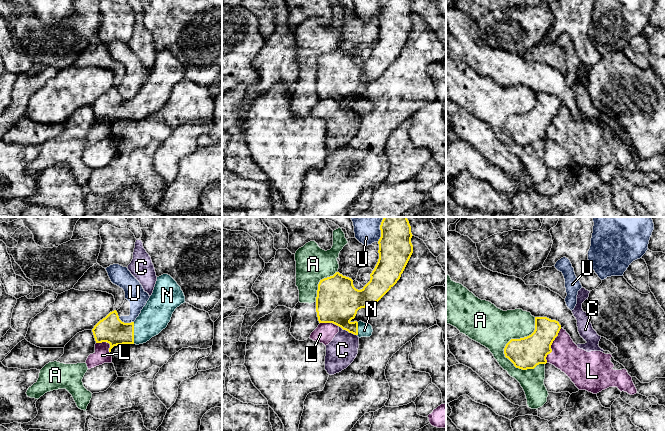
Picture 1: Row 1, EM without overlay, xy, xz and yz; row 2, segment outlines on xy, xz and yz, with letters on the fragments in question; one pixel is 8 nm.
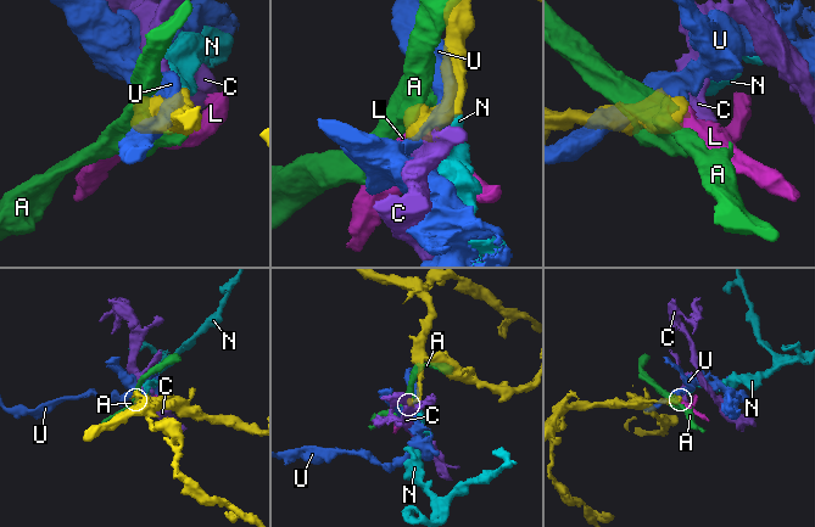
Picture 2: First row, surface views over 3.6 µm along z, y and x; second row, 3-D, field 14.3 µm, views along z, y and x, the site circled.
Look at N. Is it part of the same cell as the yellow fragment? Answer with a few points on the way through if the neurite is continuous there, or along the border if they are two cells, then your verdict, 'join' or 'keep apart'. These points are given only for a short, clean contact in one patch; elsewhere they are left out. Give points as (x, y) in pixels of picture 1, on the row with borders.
join

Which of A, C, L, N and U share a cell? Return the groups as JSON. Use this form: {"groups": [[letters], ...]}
{"groups": [["A"], ["C", "L"], ["N"], ["U"]]}

